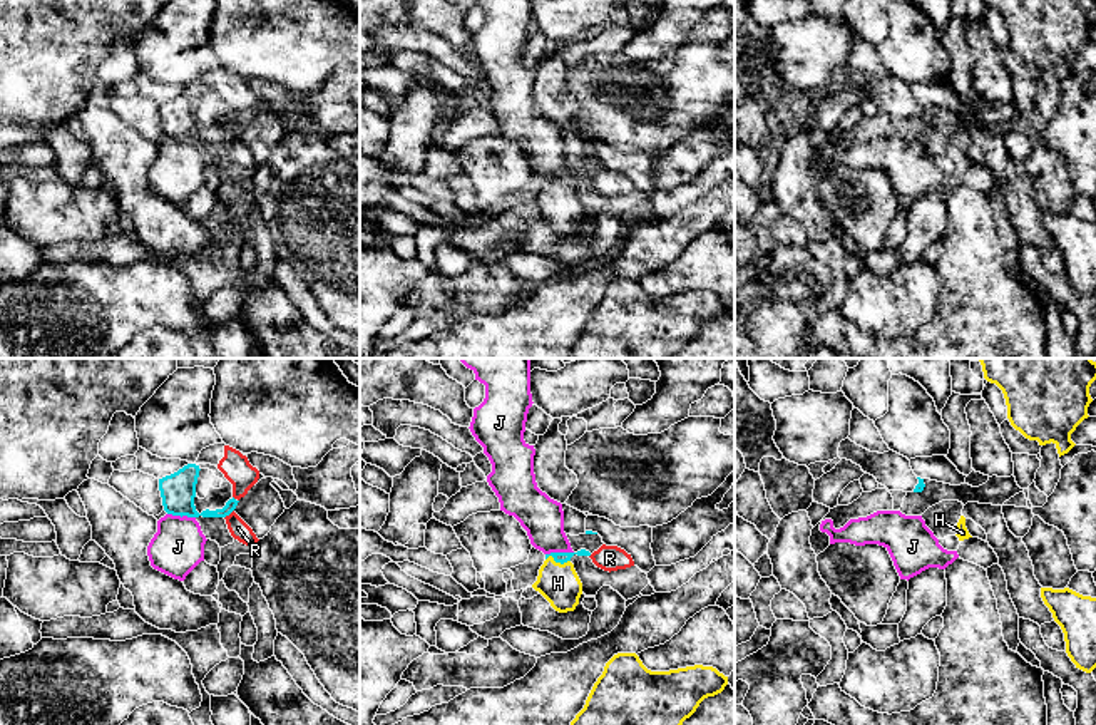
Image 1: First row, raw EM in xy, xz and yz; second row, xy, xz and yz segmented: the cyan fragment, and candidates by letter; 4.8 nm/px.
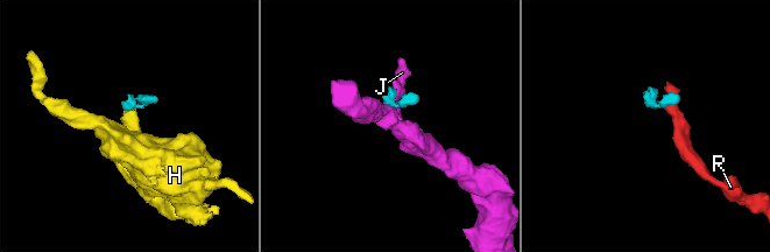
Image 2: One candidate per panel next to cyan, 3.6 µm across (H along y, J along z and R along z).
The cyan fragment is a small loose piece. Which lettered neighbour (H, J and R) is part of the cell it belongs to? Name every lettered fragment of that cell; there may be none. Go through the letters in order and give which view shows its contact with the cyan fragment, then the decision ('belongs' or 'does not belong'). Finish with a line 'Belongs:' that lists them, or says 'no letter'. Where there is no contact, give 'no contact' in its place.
H: xz | belongs
J: xy | does not belong
R: xy | does not belong
Belongs: H

